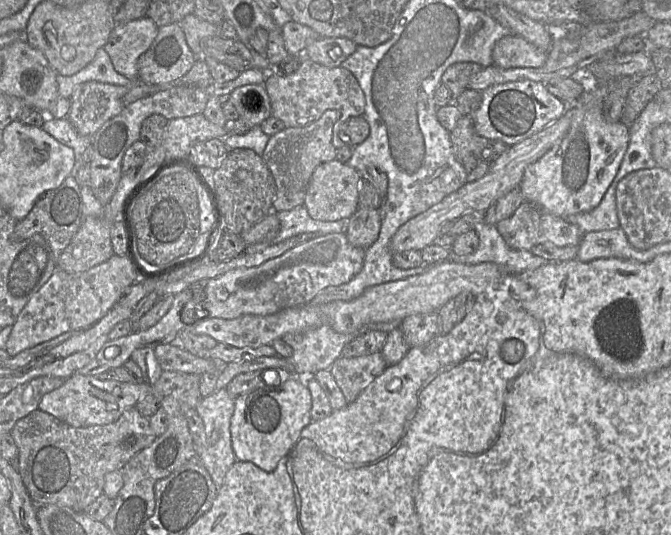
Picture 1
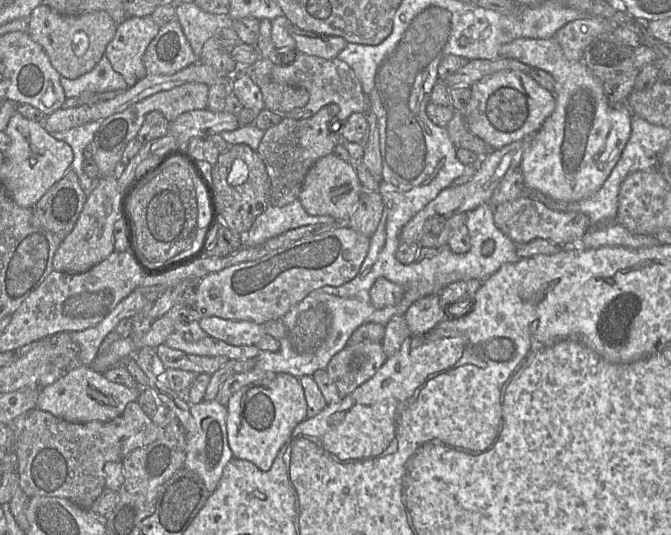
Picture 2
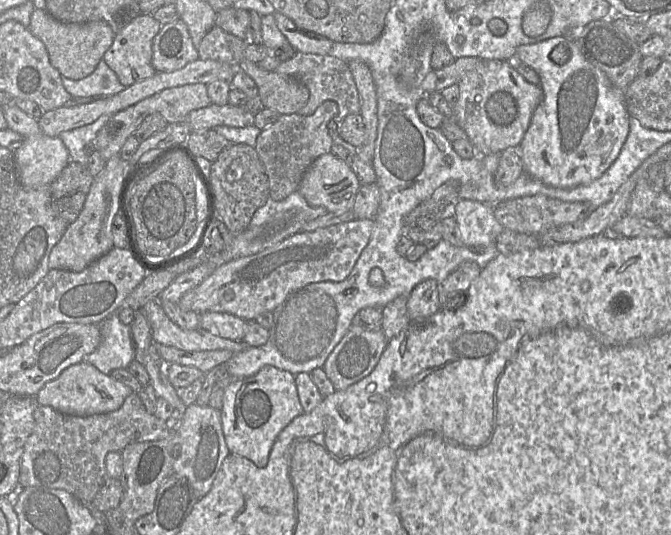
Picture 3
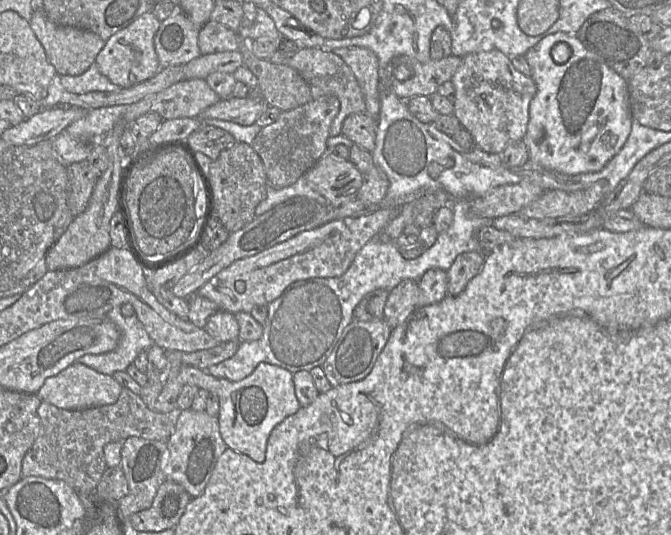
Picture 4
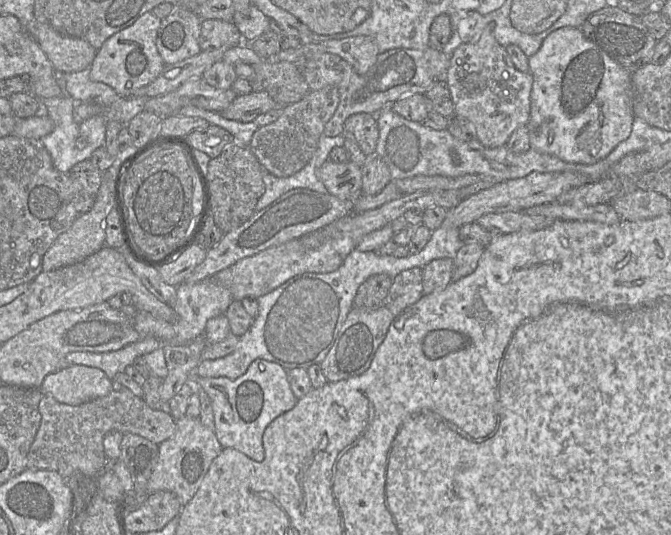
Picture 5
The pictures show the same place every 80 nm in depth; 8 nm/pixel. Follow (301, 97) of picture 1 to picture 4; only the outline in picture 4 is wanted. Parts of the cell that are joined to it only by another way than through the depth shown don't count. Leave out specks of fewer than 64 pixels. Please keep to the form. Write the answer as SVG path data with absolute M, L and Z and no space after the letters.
M299 48L287 63L295 69L310 87L311 99L316 100L323 96L335 96L340 102L338 114L333 119L329 135L335 137L342 134L342 124L345 118L354 113L364 113L366 104L361 88L347 64L333 52L321 48Z

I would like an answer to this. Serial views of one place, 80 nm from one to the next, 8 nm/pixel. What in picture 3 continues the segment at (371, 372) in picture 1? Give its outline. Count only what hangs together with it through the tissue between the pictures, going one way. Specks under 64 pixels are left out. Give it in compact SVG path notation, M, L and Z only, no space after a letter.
M351 325L323 366L334 388L345 390L368 376L377 365L386 345L387 339L382 329L364 330Z

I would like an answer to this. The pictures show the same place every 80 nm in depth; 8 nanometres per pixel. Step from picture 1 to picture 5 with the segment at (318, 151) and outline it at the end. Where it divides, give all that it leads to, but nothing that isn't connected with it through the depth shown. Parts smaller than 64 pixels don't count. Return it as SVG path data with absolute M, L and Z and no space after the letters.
M328 86L310 91L302 100L282 107L282 115L275 122L259 127L254 133L249 149L263 169L276 177L289 177L303 169L314 156L326 123L339 104L337 88Z

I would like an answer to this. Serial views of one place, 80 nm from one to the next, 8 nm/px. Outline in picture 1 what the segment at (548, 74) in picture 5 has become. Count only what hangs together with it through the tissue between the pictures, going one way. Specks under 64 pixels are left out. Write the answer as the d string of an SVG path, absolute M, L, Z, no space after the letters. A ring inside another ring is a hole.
M508 35L500 39L492 51L493 64L502 69L539 68L548 58L545 53L526 39ZM588 71L582 72L577 80L586 82L585 92L574 103L567 105L567 109L573 108L568 133L560 144L525 169L520 183L524 201L562 218L588 212L598 206L617 174L629 142L630 130L625 124L605 119L602 85L601 91L594 91L594 84L597 83L588 80Z

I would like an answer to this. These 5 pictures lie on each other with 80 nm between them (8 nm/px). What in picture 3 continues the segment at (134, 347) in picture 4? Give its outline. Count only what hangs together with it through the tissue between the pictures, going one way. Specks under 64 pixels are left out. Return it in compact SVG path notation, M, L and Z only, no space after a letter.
M117 309L106 317L99 327L101 342L83 361L105 375L110 375L116 369L126 369L134 360L130 325L120 321Z

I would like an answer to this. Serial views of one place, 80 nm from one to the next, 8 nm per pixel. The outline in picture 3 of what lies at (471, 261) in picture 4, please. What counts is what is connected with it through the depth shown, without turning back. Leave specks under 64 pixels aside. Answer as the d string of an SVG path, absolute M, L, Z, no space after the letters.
M475 262L462 263L439 283L440 309L456 310L467 298L467 290L480 274L481 268Z

